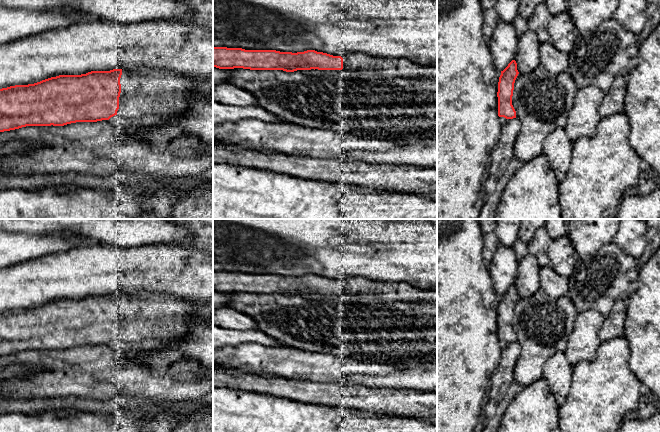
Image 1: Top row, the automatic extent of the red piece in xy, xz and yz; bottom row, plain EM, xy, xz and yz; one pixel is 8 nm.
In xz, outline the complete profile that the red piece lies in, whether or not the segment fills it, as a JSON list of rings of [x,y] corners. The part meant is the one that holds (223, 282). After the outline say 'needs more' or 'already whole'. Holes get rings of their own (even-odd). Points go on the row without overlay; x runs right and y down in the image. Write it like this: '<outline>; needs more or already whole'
[[[213,270],[213,291],[250,294],[346,294],[354,303],[380,303],[386,300],[437,305],[437,291],[421,290],[405,282],[379,282],[360,276],[333,280],[315,274],[280,276]]]; needs more

